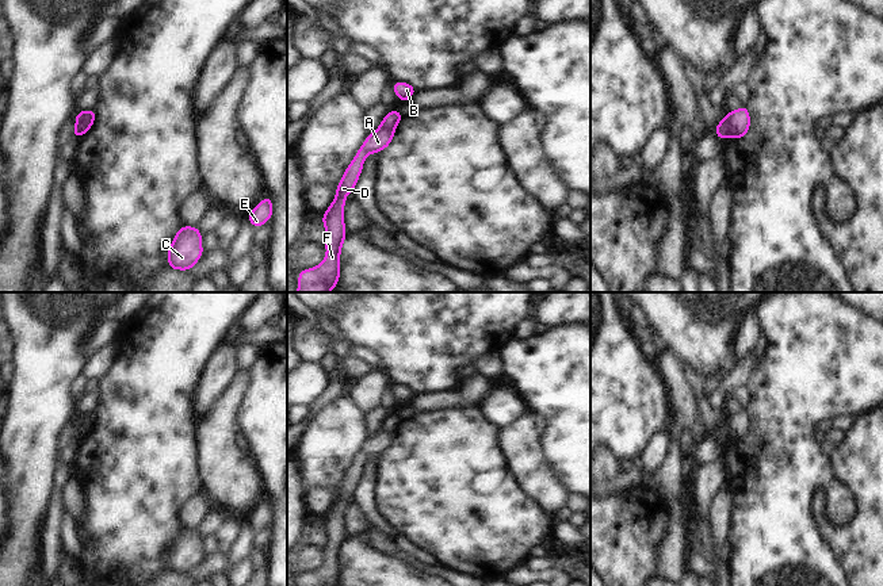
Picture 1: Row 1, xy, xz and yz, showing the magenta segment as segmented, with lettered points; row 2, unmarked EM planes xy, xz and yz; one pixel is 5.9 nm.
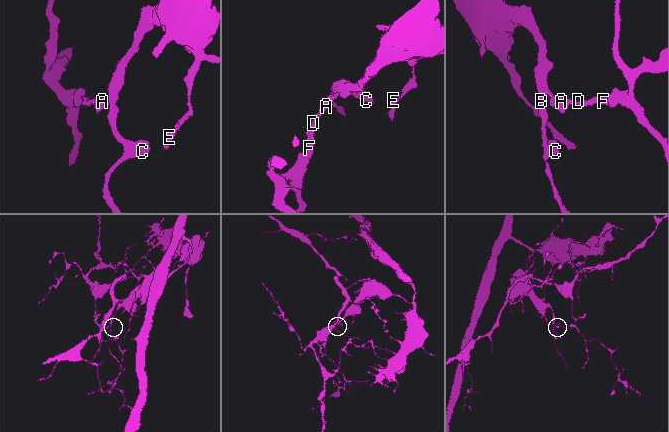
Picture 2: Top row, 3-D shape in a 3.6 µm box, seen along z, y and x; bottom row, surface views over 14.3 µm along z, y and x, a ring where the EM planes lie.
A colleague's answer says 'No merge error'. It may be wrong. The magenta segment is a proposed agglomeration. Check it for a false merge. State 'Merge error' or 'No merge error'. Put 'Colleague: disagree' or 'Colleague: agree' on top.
Colleague: disagree
Merge error.

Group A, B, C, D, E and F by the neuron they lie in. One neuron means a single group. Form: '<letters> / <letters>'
A D F / B C E

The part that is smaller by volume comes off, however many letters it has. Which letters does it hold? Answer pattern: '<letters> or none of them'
A, D, F

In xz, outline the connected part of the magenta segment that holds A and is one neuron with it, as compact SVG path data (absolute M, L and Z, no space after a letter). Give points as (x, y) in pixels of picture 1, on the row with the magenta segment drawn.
M379 127L374 130L363 142L347 166L343 179L336 187L336 196L330 207L322 214L322 225L328 238L325 241L326 257L316 268L302 269L298 276L297 292L330 292L337 287L340 279L340 253L341 245L347 237L344 226L345 196L352 194L358 179L363 171L363 162L370 153L381 153L386 149L394 135L395 129Z

